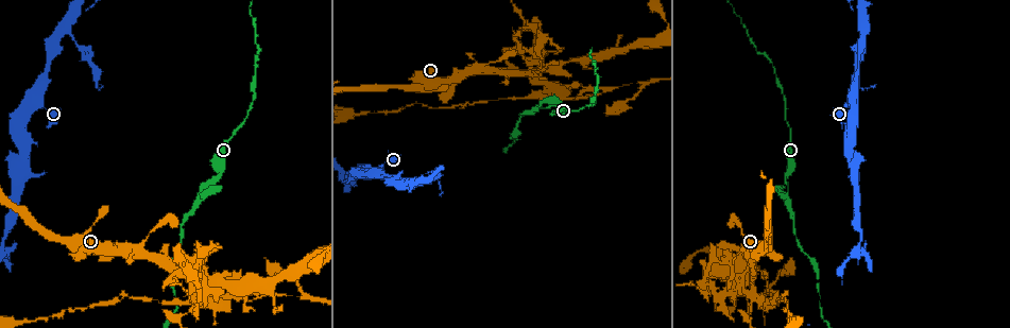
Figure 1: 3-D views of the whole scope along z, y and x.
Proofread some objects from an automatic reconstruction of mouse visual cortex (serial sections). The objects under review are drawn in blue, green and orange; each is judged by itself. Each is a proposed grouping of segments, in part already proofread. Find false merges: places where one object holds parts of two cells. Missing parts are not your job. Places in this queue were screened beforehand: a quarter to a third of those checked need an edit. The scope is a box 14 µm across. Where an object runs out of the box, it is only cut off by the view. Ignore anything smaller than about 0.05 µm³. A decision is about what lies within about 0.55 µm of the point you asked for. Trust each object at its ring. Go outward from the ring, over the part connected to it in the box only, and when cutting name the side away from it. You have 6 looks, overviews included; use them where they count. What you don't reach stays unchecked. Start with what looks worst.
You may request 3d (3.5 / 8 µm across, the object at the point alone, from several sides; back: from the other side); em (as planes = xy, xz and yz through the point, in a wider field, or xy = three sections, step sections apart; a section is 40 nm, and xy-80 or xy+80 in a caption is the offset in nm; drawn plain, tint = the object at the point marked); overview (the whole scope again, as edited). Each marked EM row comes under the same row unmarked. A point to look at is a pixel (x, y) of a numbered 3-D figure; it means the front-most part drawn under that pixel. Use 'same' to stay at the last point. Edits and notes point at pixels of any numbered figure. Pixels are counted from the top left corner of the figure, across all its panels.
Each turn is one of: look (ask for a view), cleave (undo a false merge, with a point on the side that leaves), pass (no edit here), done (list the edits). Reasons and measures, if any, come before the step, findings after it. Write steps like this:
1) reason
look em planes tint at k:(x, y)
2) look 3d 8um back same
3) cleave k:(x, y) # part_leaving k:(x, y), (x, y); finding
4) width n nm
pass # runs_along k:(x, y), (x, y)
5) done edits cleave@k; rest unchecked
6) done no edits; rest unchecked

two arms in line, one across
look 3d 3.5um at 1:(198, 196)

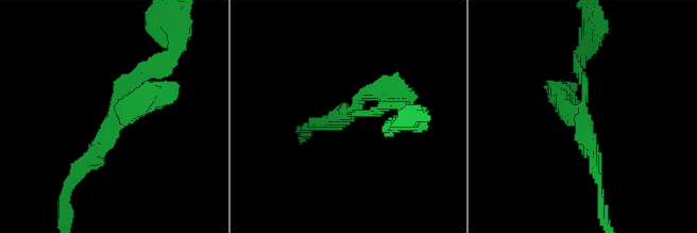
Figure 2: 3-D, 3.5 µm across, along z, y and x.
arm_widths 150, 200, 300 nm
pass # runs_along 2:(159, 62), (120, 92), (78, 170); one cell here

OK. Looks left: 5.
side arm on a straight run
look 3d 3.5um at 1:(475, 71)

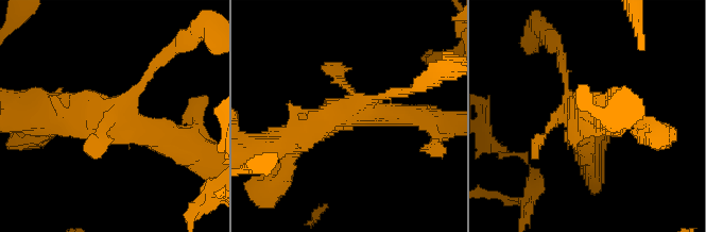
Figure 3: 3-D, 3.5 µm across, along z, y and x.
look em xy step 3 tint at 3:(355, 113)

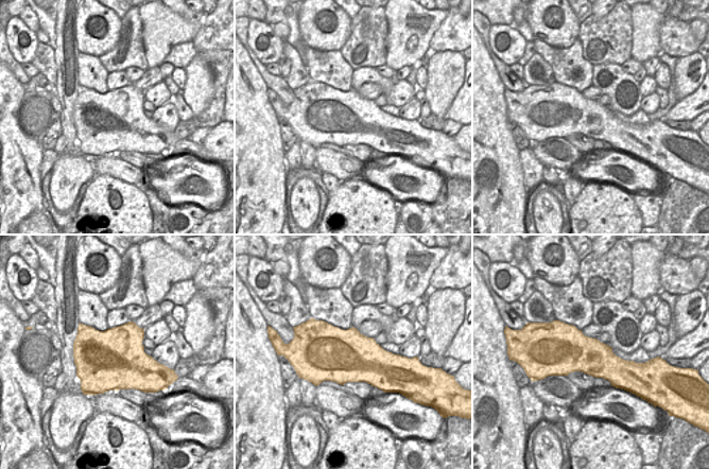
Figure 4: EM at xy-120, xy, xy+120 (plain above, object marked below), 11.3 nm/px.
cleave 3:(332, 66) # part_leaving 3:(358, 101), (411, 90), (433, 77); two cells meet here

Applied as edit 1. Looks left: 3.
done edits cleave@3; rest unchecked

